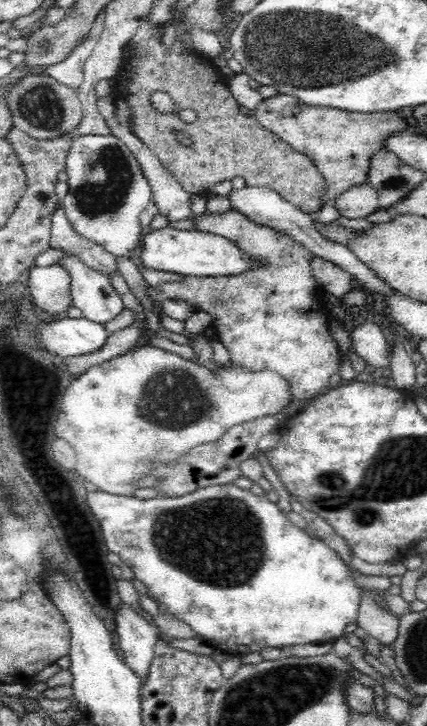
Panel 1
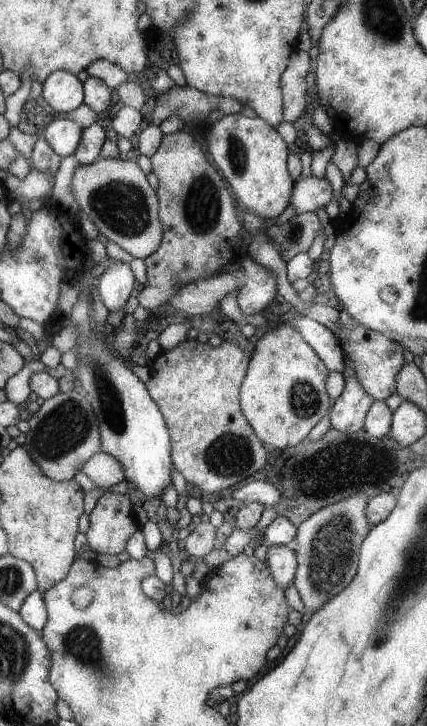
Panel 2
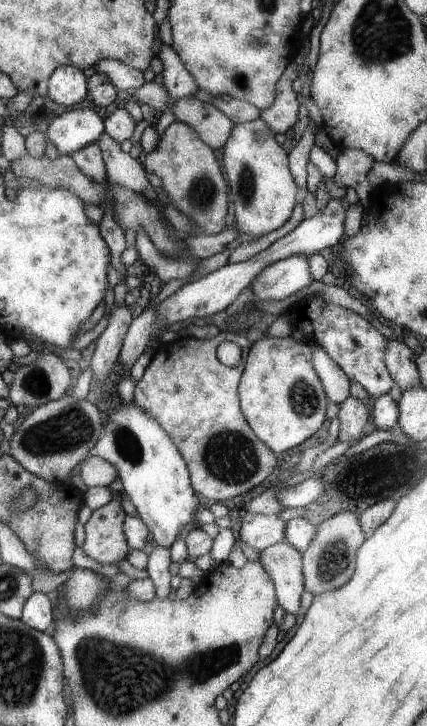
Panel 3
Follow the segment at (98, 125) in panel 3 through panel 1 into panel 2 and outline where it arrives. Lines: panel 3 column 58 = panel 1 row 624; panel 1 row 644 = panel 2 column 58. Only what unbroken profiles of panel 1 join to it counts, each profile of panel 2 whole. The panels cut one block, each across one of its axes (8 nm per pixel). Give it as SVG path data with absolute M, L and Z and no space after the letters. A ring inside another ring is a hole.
M53 119L44 126L41 136L51 150L61 158L74 152L79 144L83 129L68 119Z

